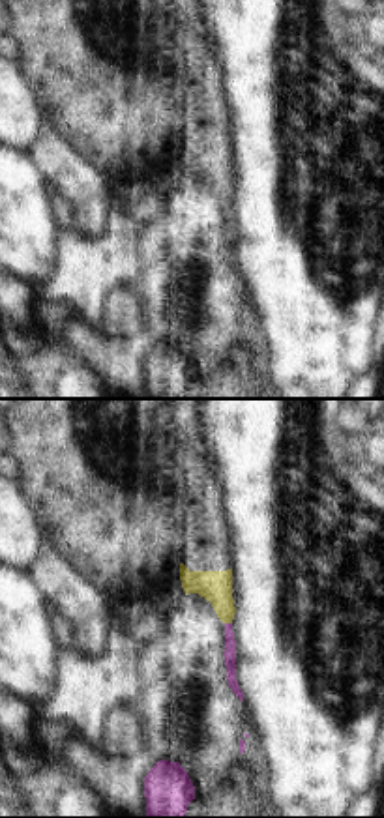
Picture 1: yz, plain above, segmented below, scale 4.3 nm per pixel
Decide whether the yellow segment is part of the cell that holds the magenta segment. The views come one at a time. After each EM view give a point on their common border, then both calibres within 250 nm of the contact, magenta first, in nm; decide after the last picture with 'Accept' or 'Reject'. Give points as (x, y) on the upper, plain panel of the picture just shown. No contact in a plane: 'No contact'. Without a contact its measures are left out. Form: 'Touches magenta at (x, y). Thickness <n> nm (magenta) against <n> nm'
Touches magenta at (229, 204). Thickness 50 nm (magenta) against 140 nm.

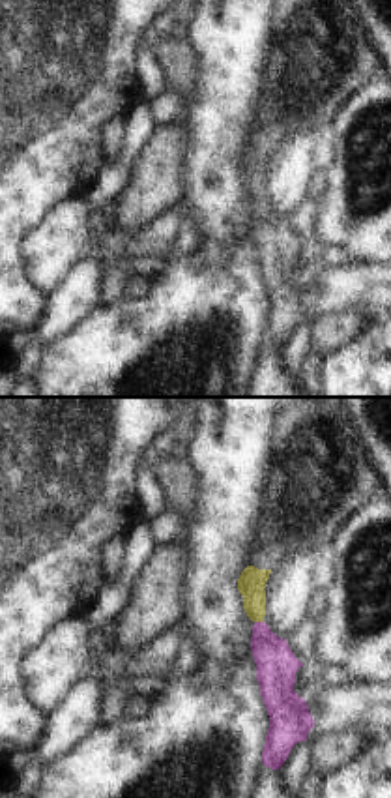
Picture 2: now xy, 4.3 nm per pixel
Touches magenta at (259, 203). Thickness 180 nm (magenta) against 120 nm.

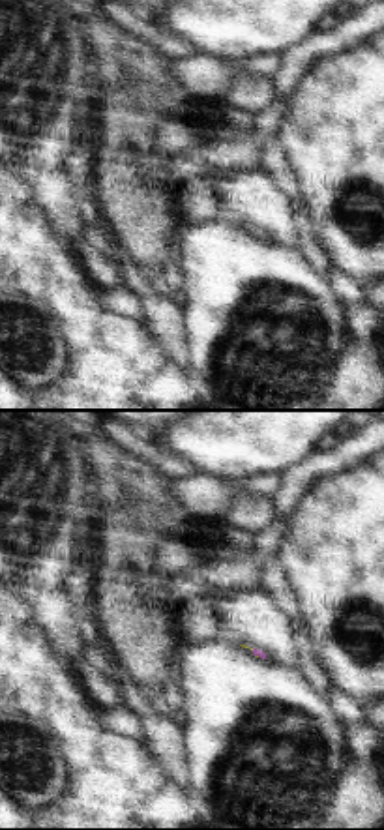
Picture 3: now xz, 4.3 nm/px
Touches magenta at (257, 235). Thickness 30 nm (magenta) against 20 nm.

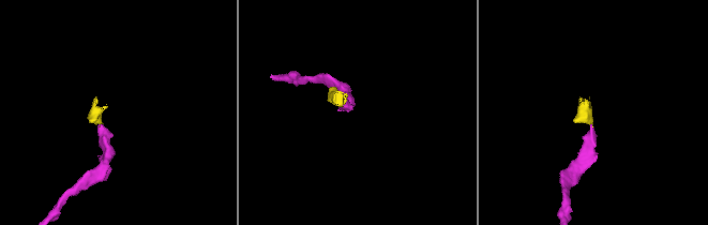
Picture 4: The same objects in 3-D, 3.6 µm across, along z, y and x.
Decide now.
Accept.

